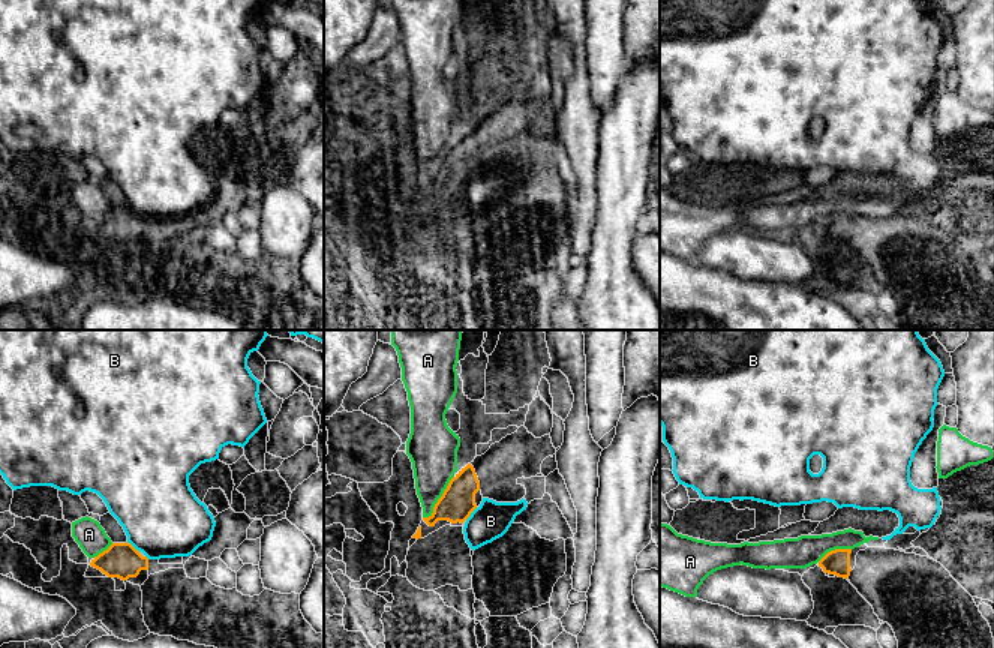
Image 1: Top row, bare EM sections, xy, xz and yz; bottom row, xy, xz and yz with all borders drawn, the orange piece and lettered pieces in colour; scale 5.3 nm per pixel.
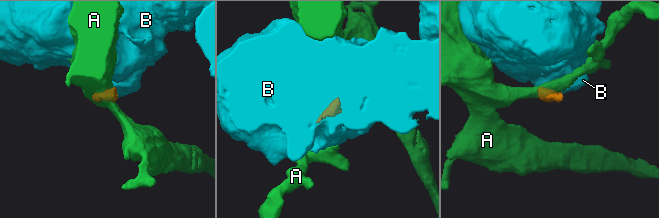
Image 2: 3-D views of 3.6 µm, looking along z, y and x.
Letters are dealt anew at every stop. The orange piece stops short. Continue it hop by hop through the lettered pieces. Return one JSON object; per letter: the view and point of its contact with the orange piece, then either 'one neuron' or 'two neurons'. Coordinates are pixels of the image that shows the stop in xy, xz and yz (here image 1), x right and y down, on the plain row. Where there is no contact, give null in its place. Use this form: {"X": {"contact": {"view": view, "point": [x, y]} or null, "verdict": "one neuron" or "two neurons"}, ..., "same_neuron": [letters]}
{"A": {"contact": {"view": "xz", "point": [440, 162]}, "verdict": "two neurons"}, "B": {"contact": {"view": "xy", "point": [132, 210]}, "verdict": "two neurons"}, "same_neuron": []}

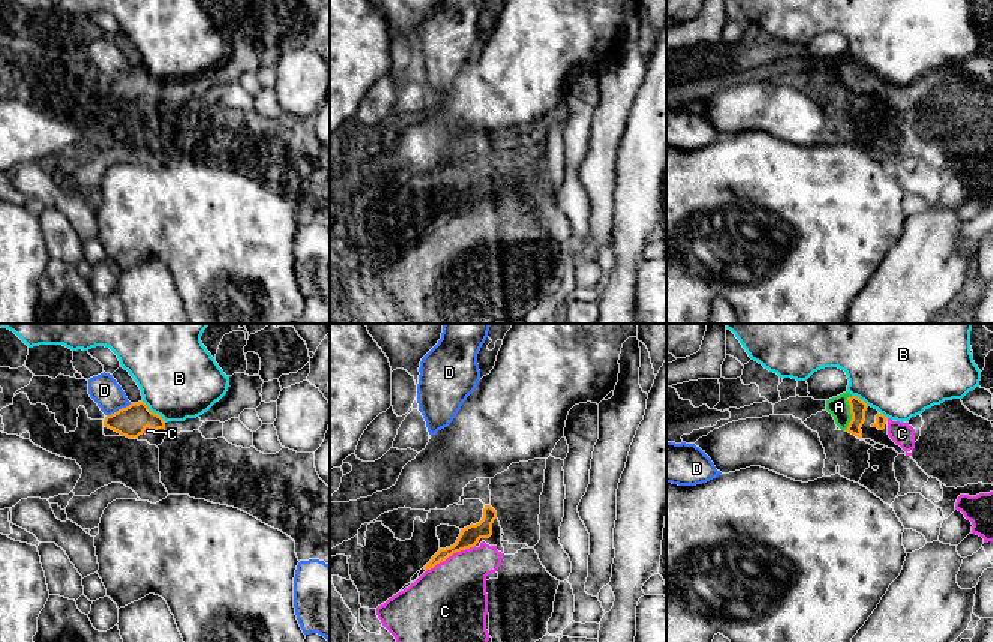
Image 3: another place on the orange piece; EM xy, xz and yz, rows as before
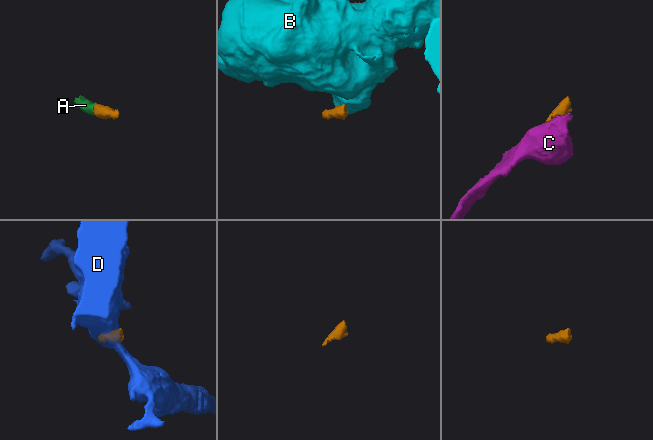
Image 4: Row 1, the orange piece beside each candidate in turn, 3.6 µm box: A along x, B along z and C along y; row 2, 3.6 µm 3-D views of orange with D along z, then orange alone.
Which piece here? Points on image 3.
{"A": {"contact": {"view": "yz", "point": [851, 77]}, "verdict": "one neuron"}, "B": {"contact": {"view": "xy", "point": [153, 77]}, "verdict": "two neurons"}, "C": {"contact": {"view": "xz", "point": [450, 219]}, "verdict": "one neuron"}, "D": {"contact": {"view": "xy", "point": [119, 74]}, "verdict": "two neurons"}, "same_neuron": ["A", "C"]}

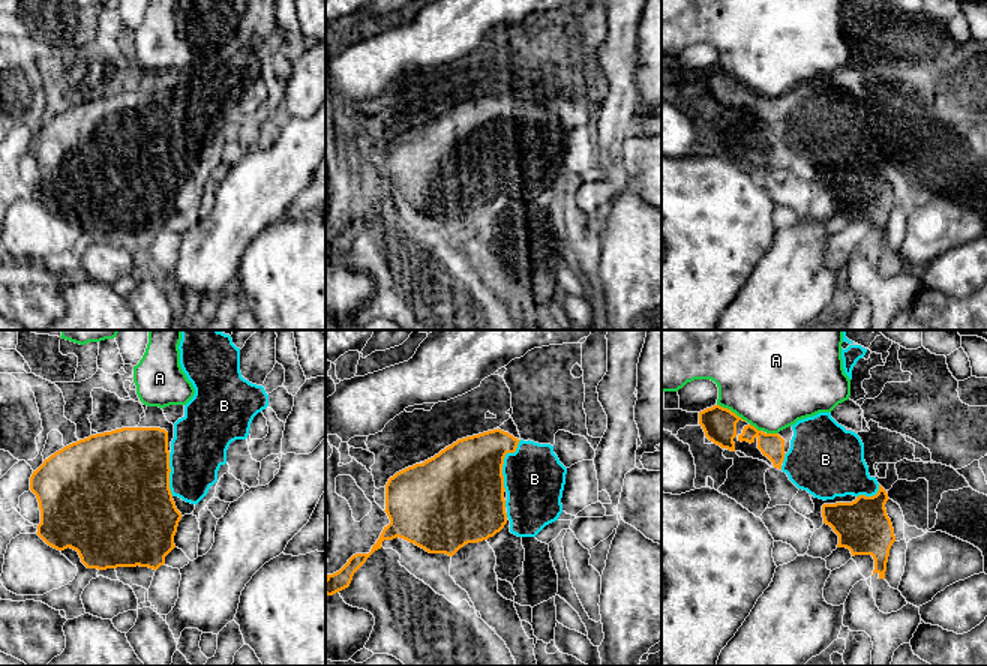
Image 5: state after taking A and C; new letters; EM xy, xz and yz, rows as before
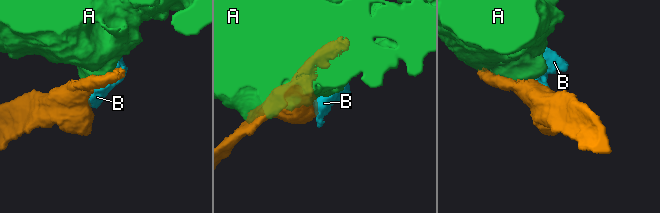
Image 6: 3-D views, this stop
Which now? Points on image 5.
{"A": {"contact": {"view": "yz", "point": [731, 75]}, "verdict": "two neurons"}, "B": {"contact": {"view": "xz", "point": [503, 126]}, "verdict": "one neuron"}, "same_neuron": ["B"]}

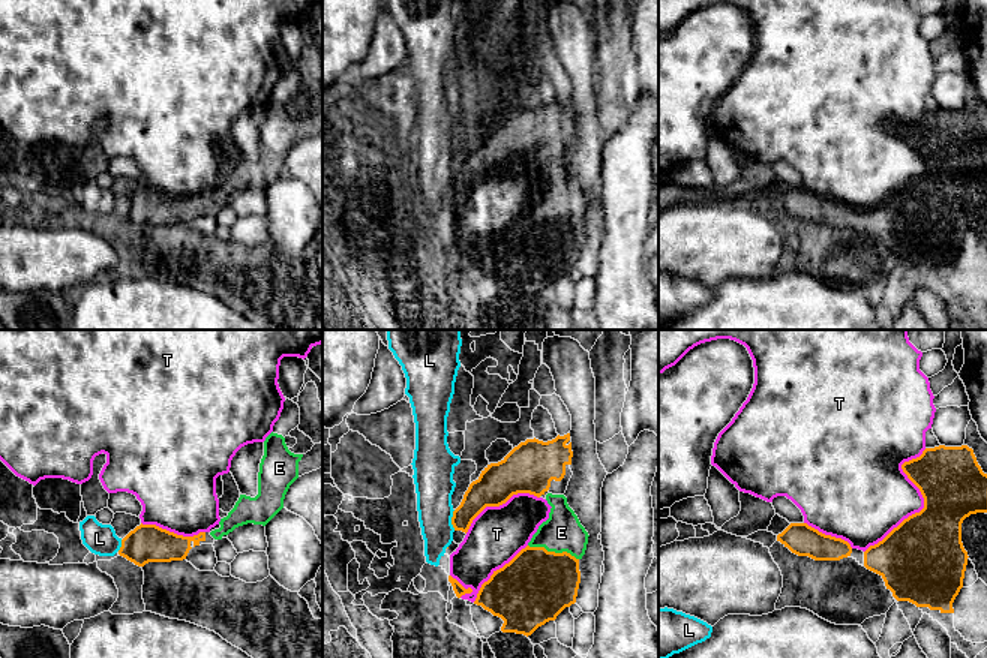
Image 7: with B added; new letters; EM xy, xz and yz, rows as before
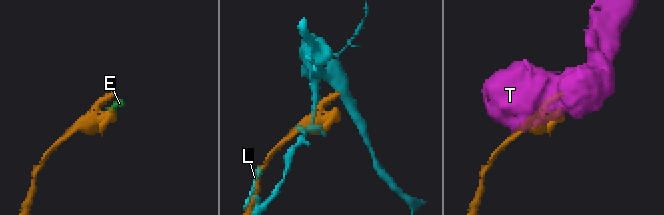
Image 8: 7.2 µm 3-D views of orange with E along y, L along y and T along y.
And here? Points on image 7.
{"E": {"contact": {"view": "xz", "point": [554, 216]}, "verdict": "one neuron"}, "L": {"contact": {"view": "xz", "point": [452, 185]}, "verdict": "two neurons"}, "T": {"contact": {"view": "yz", "point": [924, 168]}, "verdict": "two neurons"}, "same_neuron": ["E"]}

